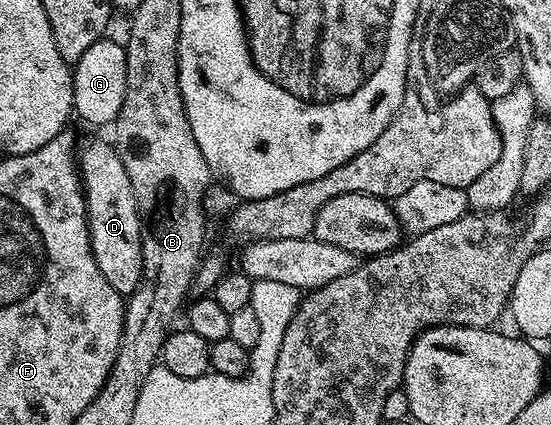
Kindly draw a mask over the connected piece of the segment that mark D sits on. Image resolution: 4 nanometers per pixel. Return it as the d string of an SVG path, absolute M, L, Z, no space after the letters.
M94 140L83 148L81 145L76 163L82 178L82 192L86 195L86 217L96 266L100 266L104 282L128 298L142 281L142 216L138 213L136 194L132 194L132 182L128 182L124 162L120 162L113 143Z

